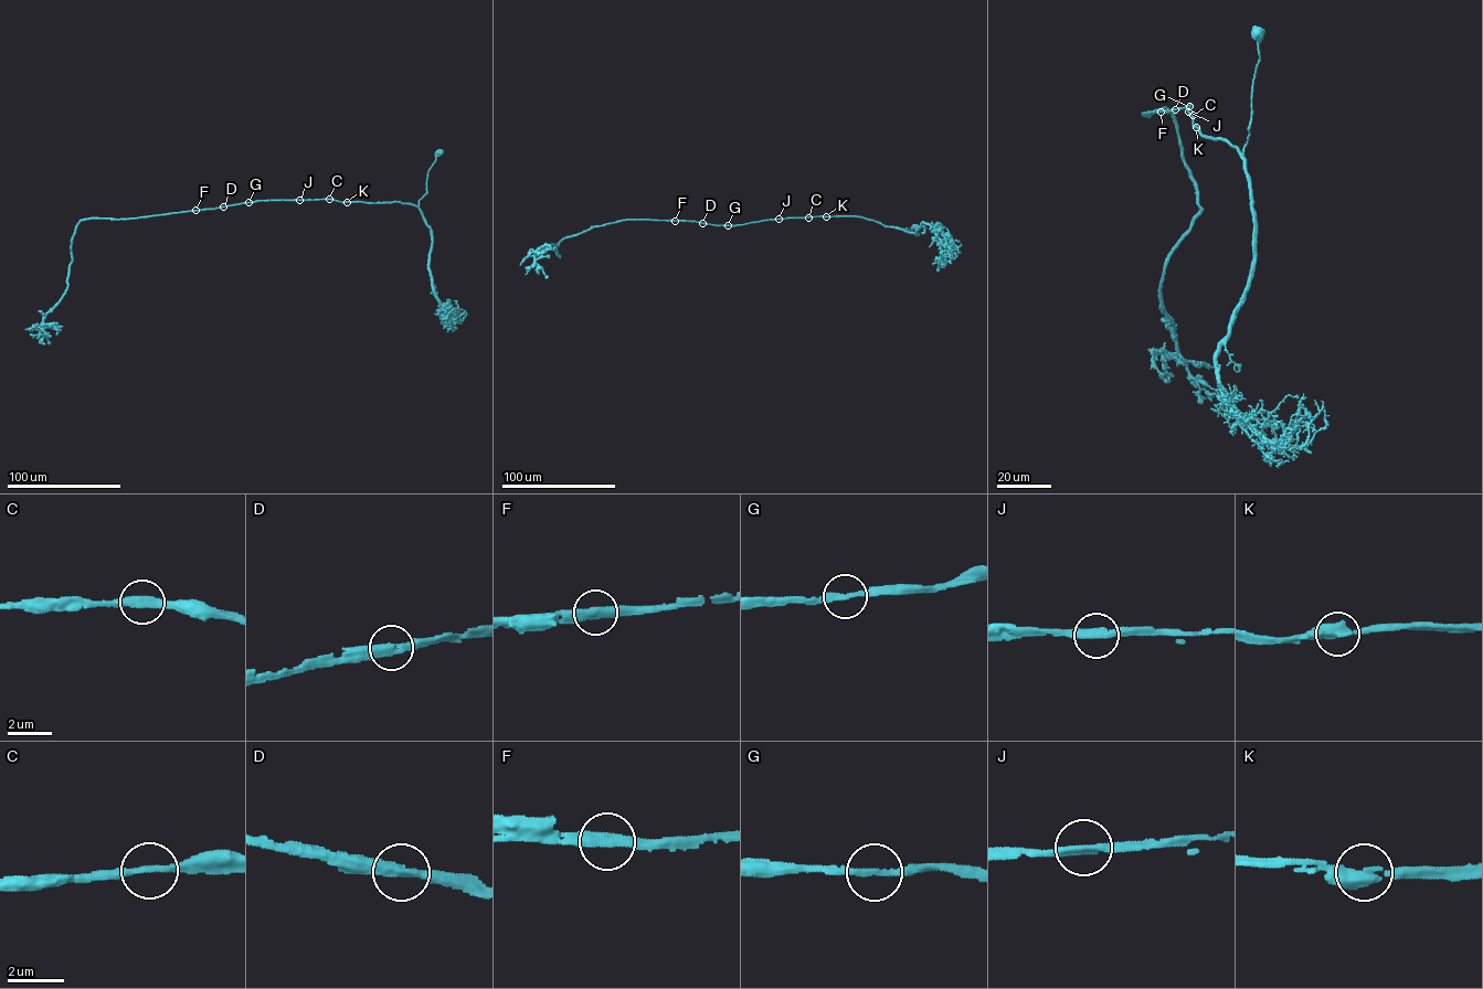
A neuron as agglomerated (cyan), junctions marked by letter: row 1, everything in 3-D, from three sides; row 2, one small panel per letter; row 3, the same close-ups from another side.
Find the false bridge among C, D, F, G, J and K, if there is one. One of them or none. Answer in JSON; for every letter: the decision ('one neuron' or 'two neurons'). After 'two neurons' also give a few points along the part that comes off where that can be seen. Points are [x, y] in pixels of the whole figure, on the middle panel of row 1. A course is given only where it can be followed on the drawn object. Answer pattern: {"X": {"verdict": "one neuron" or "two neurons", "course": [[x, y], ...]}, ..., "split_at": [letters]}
{"C": {"verdict": "one neuron"}, "D": {"verdict": "one neuron"}, "F": {"verdict": "one neuron"}, "G": {"verdict": "one neuron"}, "J": {"verdict": "one neuron"}, "K": {"verdict": "one neuron"}, "split_at": []}

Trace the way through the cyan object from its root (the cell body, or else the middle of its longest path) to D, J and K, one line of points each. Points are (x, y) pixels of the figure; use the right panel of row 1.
D: (1257, 33), (1259, 60), (1243, 157), (1193, 126), (1189, 104), (1175, 109)
J: (1257, 33), (1259, 60), (1243, 157), (1225, 139), (1201, 134), (1188, 112)
K: (1257, 33), (1261, 35), (1259, 60), (1253, 78), (1252, 120), (1243, 157), (1226, 140), (1204, 136), (1196, 127)

